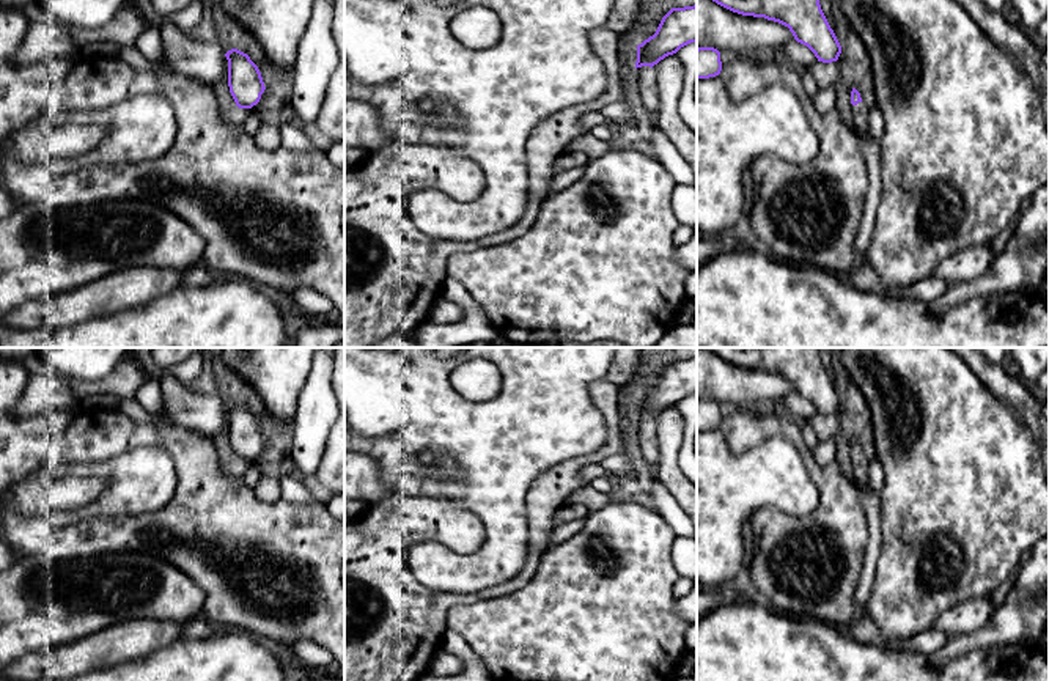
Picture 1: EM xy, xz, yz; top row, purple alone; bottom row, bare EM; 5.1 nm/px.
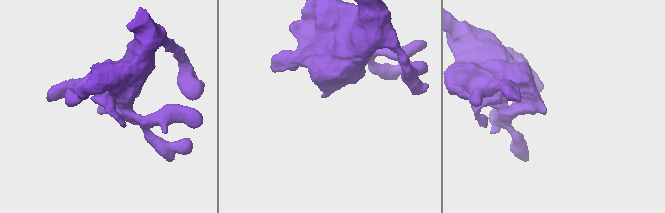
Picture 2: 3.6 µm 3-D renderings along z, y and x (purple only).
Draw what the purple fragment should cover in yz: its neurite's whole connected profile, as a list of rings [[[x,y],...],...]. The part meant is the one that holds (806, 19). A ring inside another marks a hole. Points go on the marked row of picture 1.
[[[712,0],[717,5],[753,17],[764,17],[790,28],[794,39],[807,46],[818,61],[837,61],[841,46],[830,28],[819,0]]]

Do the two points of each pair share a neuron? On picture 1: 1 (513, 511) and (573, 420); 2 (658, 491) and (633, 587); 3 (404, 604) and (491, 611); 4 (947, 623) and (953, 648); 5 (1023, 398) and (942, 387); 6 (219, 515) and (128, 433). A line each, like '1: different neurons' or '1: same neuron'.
1: same neuron
2: different neurons
3: different neurons
4: different neurons
5: different neurons
6: same neuron

